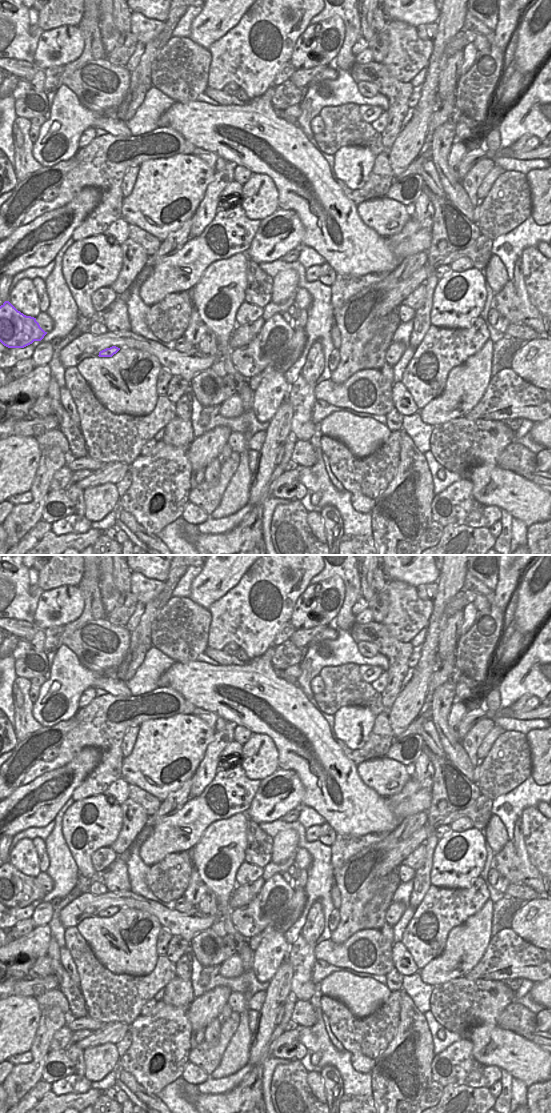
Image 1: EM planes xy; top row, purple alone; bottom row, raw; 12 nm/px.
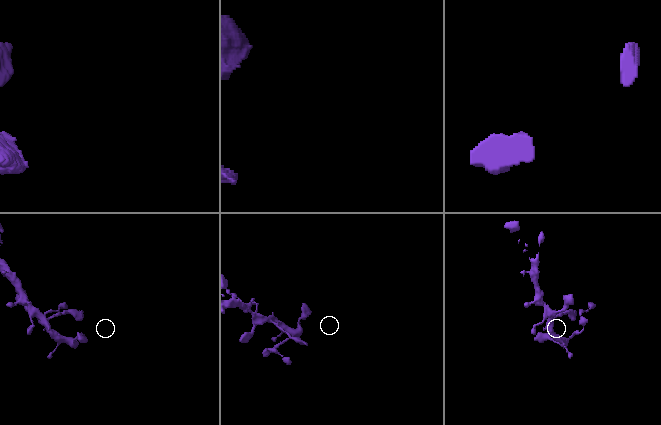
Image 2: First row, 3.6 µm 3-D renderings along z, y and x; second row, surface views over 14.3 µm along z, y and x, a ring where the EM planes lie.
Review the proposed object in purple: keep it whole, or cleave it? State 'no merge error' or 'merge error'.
no merge error

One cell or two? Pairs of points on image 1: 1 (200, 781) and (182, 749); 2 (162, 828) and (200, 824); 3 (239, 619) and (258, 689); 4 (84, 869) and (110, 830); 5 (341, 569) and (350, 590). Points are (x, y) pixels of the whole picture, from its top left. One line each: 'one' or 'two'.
1: two
2: one
3: two
4: one
5: one

